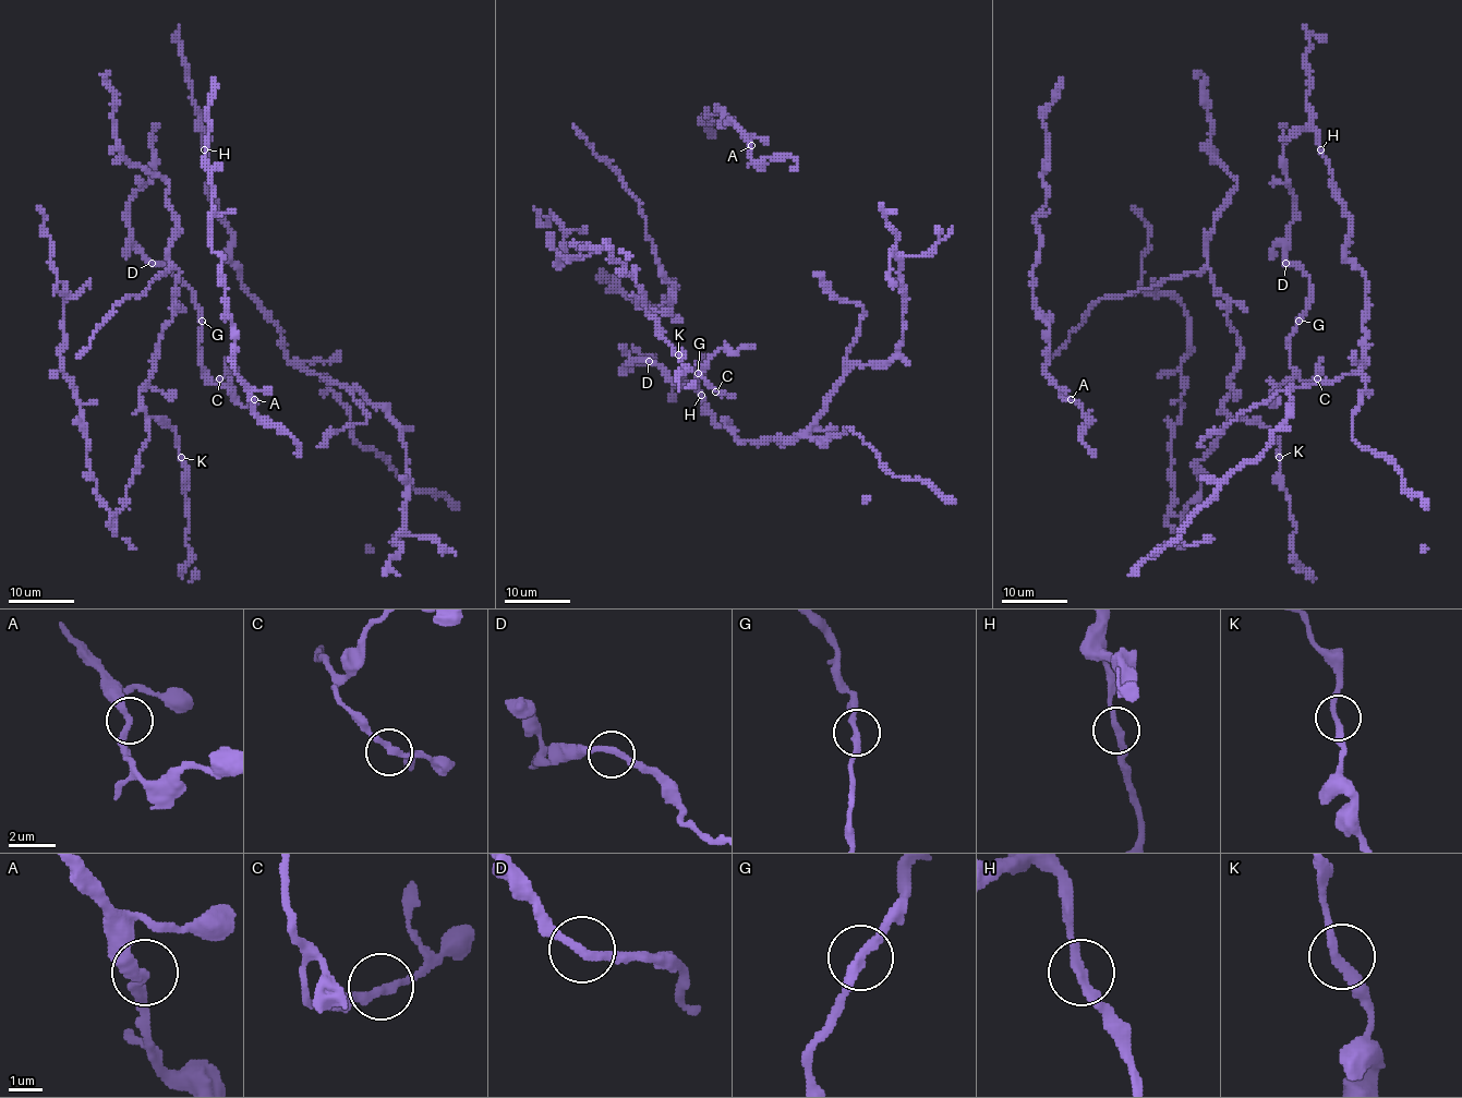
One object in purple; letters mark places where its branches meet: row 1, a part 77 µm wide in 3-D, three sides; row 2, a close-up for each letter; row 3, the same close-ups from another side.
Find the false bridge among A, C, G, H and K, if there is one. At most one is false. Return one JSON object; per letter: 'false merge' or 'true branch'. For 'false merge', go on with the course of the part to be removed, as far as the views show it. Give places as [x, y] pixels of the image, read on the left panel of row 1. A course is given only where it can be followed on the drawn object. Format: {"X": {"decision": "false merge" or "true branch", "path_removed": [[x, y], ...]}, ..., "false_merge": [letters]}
{"A": {"decision": "true branch"}, "C": {"decision": "true branch"}, "G": {"decision": "true branch"}, "H": {"decision": "true branch"}, "K": {"decision": "true branch"}, "false_merge": []}

